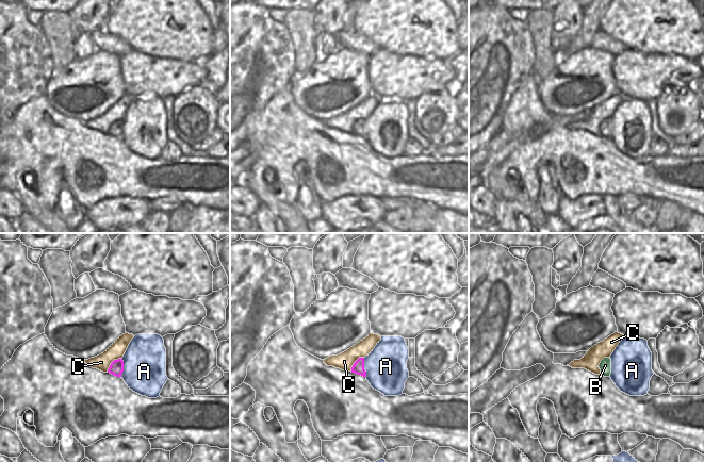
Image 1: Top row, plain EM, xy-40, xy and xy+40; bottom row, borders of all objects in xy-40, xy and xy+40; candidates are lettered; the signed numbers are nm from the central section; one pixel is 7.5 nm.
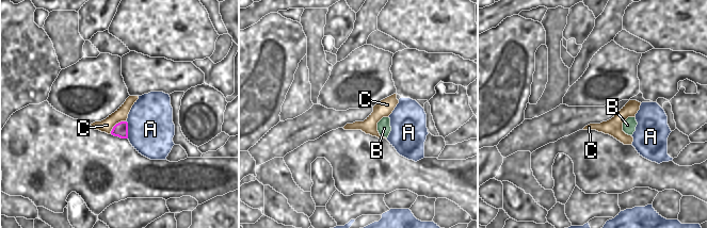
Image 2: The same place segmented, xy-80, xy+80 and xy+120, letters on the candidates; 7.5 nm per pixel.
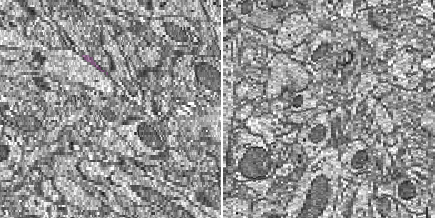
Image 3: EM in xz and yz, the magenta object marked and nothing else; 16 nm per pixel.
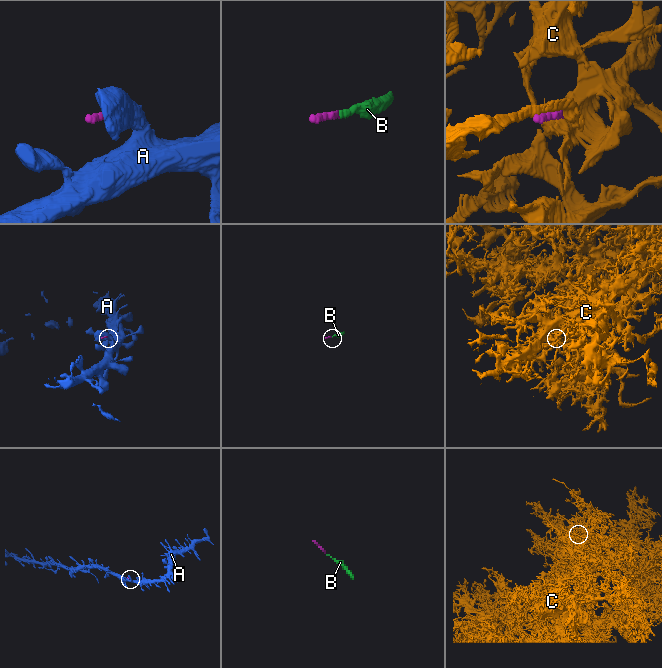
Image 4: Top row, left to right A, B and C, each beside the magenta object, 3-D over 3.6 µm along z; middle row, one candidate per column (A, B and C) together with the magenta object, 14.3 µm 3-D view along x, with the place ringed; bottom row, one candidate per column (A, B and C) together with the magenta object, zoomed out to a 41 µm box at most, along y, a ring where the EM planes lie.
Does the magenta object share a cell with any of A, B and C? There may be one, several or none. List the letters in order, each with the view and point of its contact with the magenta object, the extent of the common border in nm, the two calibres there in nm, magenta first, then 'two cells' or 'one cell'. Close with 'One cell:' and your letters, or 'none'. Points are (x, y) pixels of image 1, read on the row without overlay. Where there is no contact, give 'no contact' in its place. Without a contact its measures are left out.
A: xy (363, 129) | 150 nm | 90/320 nm | two cells
B: no contact | one cell
C: xy-40 (112, 124) | 150 nm | 110/120 nm | two cells
One cell: B

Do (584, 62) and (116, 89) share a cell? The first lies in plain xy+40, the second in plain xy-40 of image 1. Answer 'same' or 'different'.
same

